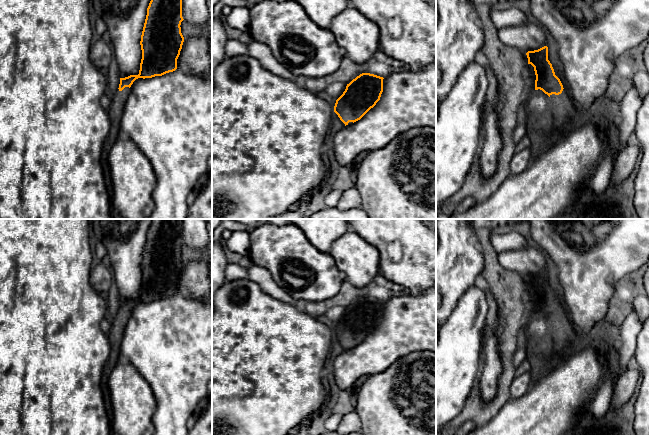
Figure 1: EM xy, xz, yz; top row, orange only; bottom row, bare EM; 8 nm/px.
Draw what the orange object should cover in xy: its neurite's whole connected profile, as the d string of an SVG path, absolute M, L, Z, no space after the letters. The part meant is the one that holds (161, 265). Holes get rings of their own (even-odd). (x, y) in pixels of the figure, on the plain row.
M153 219L141 259L142 283L138 299L120 302L117 316L107 334L110 341L110 356L103 367L101 389L105 408L112 416L108 380L114 366L121 360L120 344L130 318L130 311L138 302L162 300L177 293L184 261L181 257L182 219Z

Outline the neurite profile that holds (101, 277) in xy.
M99 263L91 269L90 284L93 289L101 295L106 295L111 284L114 282L114 276L110 268L103 263Z

